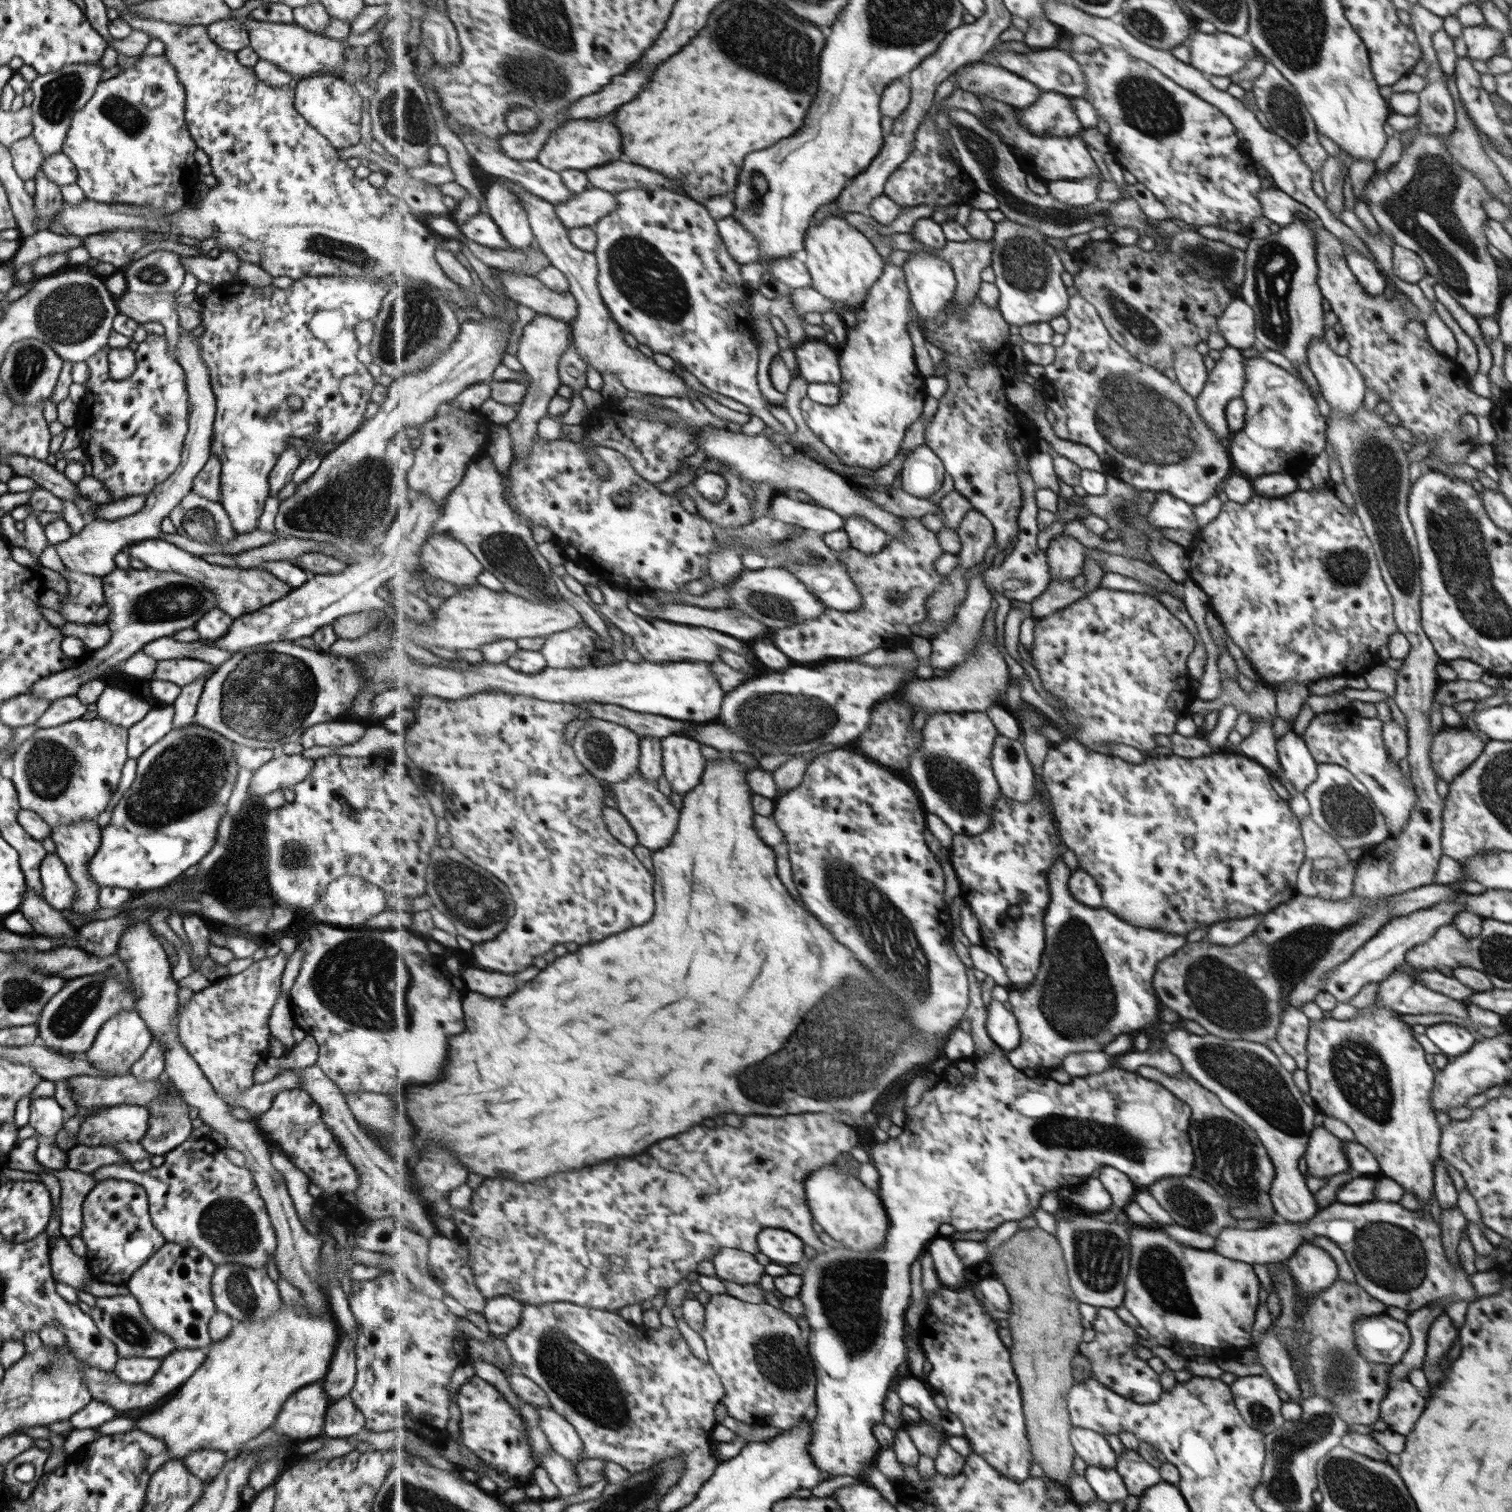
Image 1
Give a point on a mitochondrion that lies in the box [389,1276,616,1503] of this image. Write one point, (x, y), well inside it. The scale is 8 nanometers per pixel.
(418, 1431)

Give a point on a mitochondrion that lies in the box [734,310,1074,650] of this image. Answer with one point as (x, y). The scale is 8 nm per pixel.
(774, 605)

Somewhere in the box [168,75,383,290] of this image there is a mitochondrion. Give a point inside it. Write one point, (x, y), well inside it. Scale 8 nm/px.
(343, 252)

